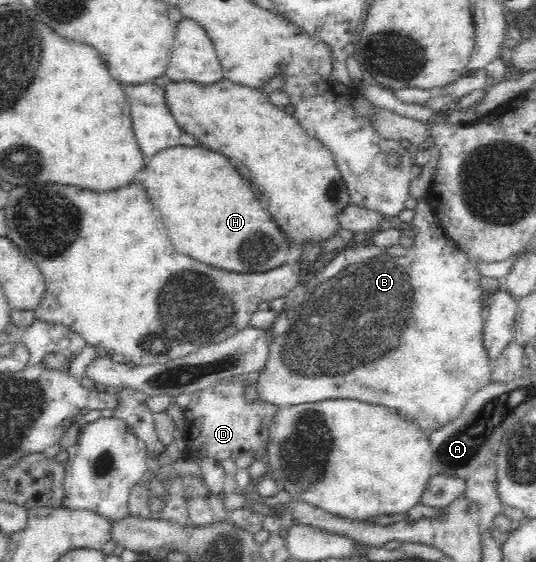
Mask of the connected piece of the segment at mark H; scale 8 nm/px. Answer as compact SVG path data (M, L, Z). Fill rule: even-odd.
M174 146L160 150L147 163L146 169L138 173L135 181L148 191L152 203L160 209L166 231L178 253L236 273L262 273L286 264L288 244L284 241L284 235L268 211L262 209L262 203L256 199L248 181L240 177L240 173L232 167L234 163L224 154L203 146Z

